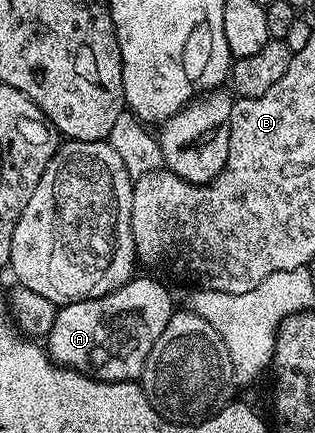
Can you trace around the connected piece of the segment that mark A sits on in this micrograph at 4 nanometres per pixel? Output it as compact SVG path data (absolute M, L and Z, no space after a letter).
M140 277L130 279L119 289L98 299L58 306L55 325L51 325L47 336L49 358L62 367L70 367L72 371L78 371L84 375L90 375L92 379L102 379L108 383L140 380L141 371L147 361L147 353L151 353L151 345L159 341L159 333L167 329L167 321L171 321L174 310L173 299L169 296L168 289L159 280L140 279Z

